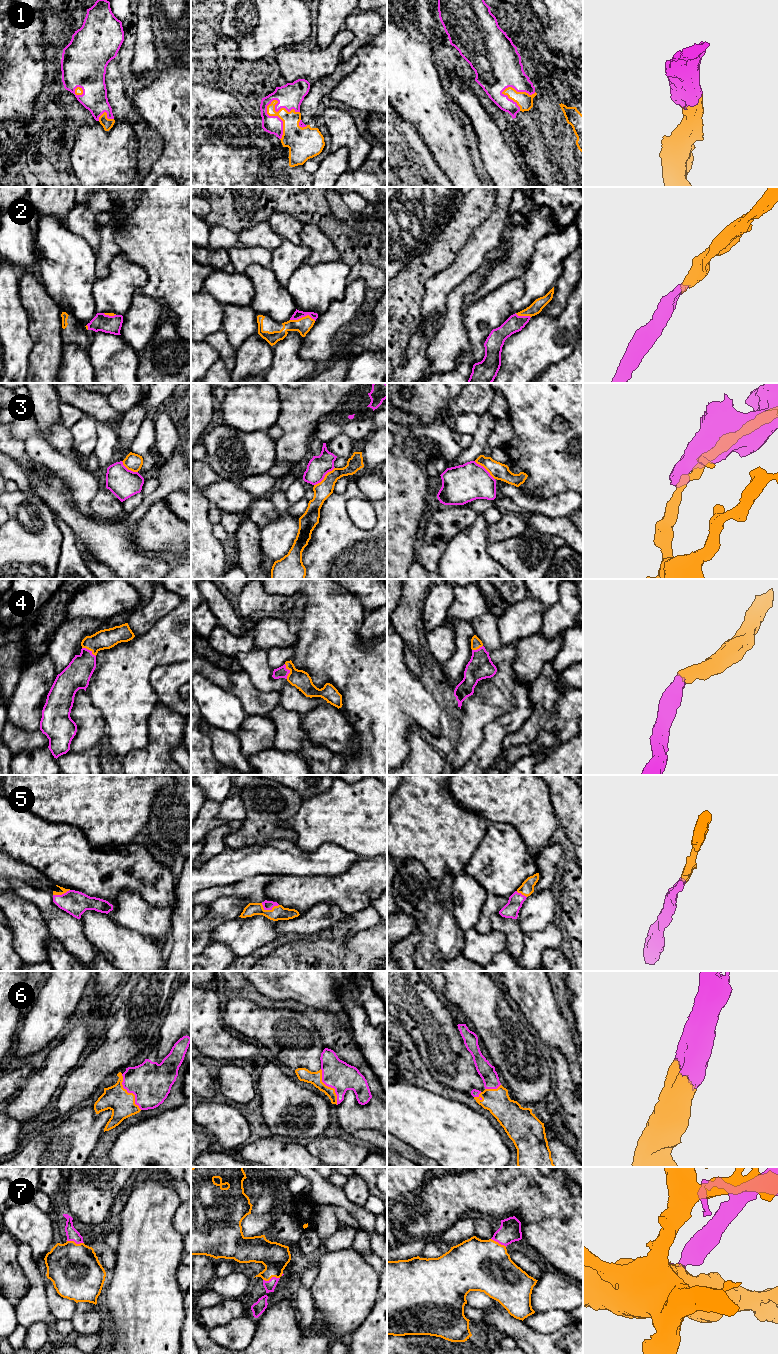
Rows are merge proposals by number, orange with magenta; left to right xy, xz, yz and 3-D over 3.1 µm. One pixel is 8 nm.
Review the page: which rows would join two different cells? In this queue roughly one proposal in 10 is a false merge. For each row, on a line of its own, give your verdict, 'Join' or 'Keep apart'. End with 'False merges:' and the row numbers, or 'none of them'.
1: Join
2: Join
3: Keep apart
4: Join
5: Join
6: Join
7: Join
False merges: 3

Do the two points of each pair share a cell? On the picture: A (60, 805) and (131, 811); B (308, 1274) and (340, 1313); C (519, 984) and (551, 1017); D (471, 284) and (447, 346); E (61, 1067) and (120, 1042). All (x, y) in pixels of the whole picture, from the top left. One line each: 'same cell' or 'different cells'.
A: same cell
B: different cells
C: same cell
D: same cell
E: different cells

